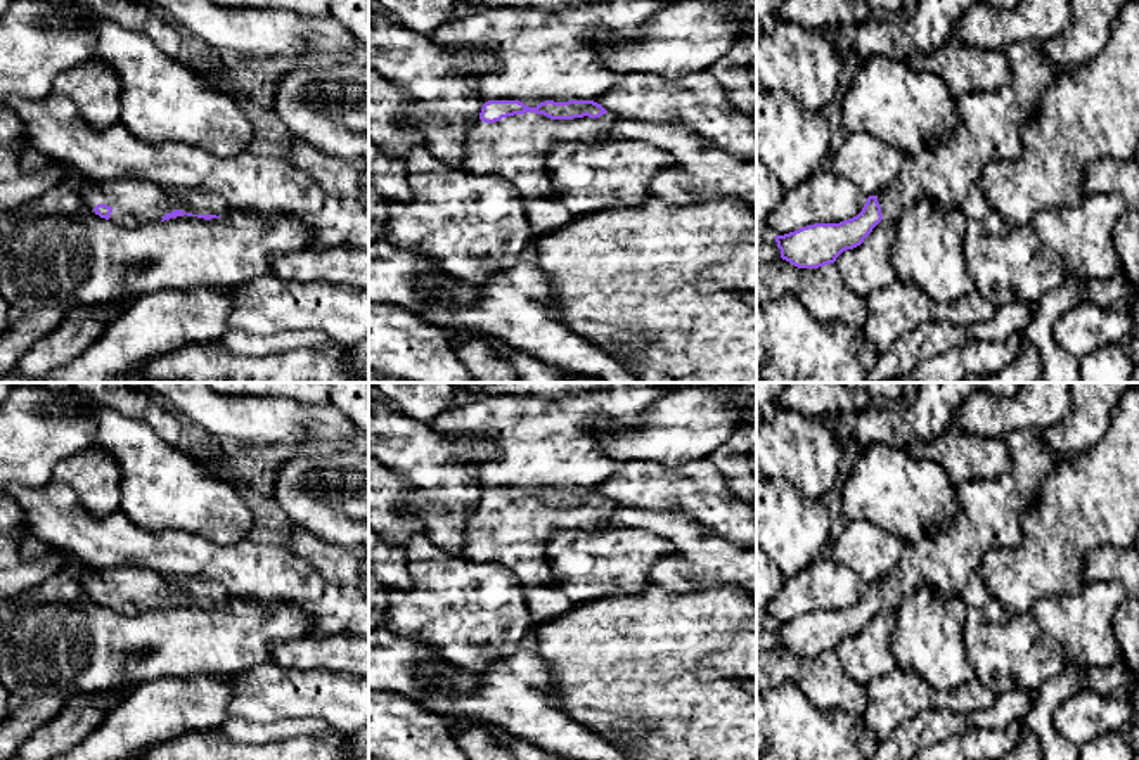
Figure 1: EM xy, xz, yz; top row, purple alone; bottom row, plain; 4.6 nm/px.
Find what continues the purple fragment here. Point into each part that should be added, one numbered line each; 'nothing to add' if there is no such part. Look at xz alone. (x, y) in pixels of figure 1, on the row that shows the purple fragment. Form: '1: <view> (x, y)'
1: xz (514, 148)

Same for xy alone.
1: xy (135, 201)

